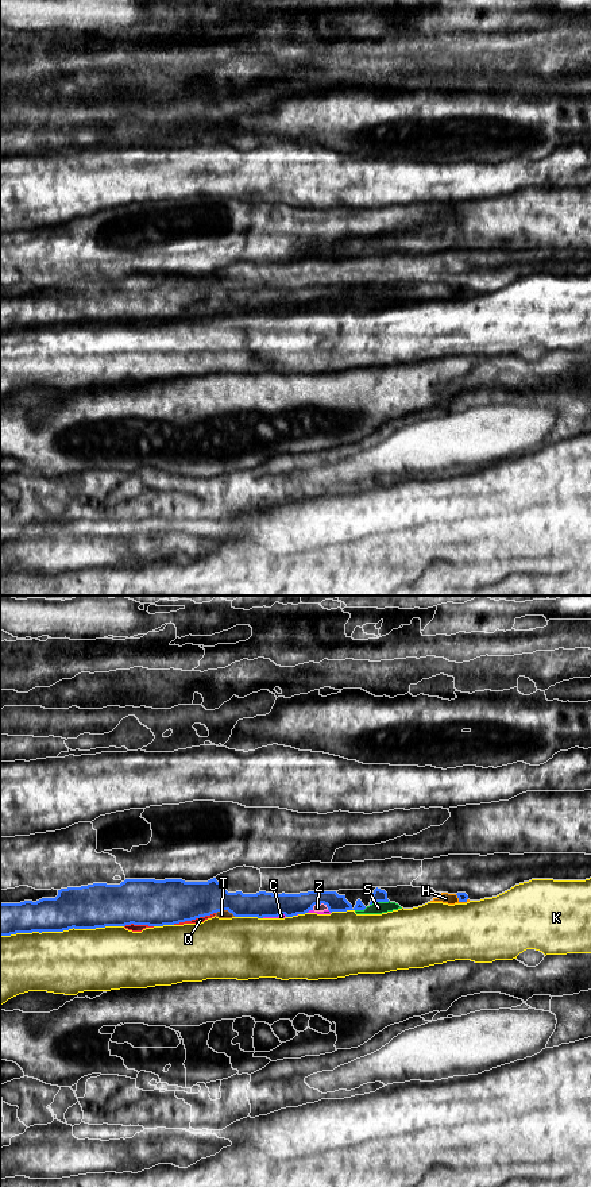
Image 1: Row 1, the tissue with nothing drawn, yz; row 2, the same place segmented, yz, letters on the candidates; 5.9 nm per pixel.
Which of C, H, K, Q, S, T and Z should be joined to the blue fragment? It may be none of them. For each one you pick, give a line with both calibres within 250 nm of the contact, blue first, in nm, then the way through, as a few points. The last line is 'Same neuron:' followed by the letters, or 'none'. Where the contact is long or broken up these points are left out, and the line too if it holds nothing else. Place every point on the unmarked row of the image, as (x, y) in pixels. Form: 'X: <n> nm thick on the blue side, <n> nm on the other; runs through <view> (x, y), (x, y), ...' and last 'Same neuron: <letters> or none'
Same neuron: none

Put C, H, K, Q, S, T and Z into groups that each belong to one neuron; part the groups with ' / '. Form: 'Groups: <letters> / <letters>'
Groups: C H Q S T Z / K

